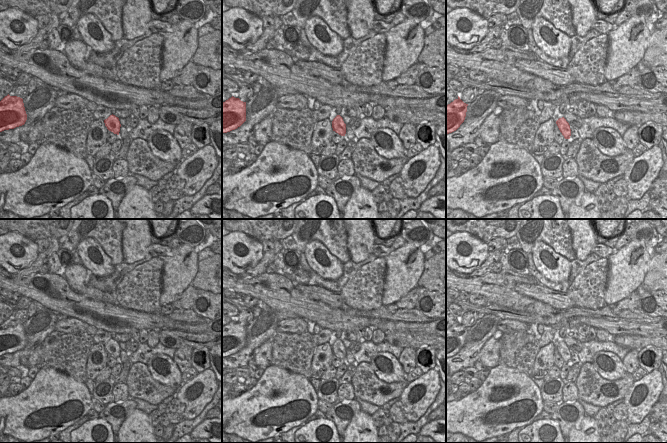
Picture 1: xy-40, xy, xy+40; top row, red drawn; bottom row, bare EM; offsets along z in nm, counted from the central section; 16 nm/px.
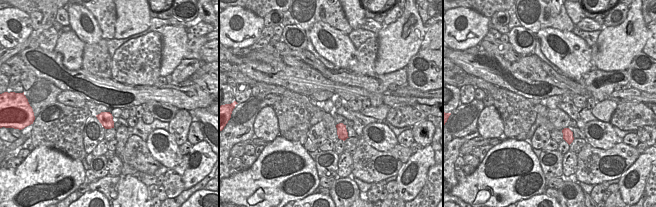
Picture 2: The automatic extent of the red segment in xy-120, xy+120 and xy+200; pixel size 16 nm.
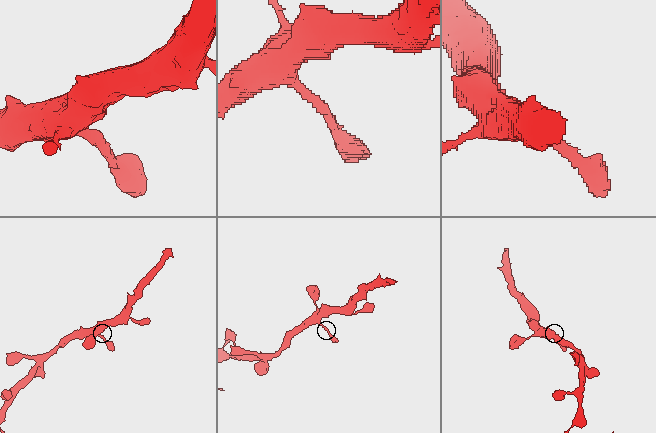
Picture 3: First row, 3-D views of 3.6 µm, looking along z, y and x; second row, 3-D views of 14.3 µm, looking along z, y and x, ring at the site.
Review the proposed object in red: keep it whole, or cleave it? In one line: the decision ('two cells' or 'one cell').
one cell

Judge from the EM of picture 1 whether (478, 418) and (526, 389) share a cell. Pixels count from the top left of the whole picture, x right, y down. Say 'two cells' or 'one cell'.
one cell

